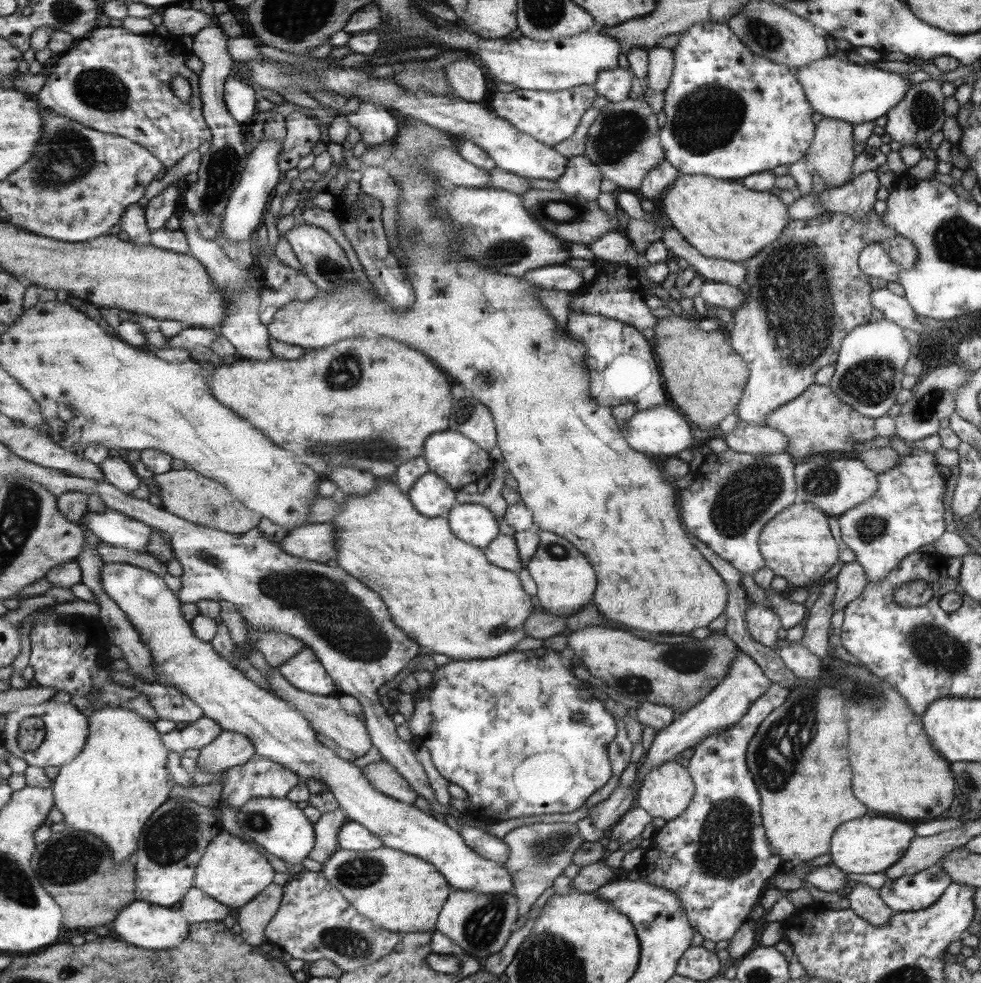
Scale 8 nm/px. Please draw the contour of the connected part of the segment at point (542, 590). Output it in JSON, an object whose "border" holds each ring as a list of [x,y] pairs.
{"border":[[[535,524],[531,529],[539,536],[538,550],[525,569],[538,586],[537,597],[540,600],[540,610],[566,618],[576,615],[578,611],[584,610],[588,602],[592,602],[592,594],[596,590],[594,568],[568,540],[558,538],[553,532],[540,530]]]}

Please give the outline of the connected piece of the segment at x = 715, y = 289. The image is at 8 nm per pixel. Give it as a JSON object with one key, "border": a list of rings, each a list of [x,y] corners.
{"border":[[[704,279],[700,296],[704,298],[707,306],[727,308],[728,310],[737,310],[747,300],[747,294],[737,286],[731,284],[722,284],[713,280]]]}

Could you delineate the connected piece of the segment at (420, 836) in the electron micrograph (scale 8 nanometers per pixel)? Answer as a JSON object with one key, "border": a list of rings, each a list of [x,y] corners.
{"border":[[[103,563],[100,571],[100,580],[102,585],[102,590],[106,592],[107,596],[110,596],[111,600],[114,600],[118,607],[126,614],[128,621],[138,630],[142,642],[150,650],[153,662],[155,665],[162,670],[162,674],[166,674],[166,678],[171,678],[173,680],[174,686],[188,697],[191,698],[202,710],[203,716],[215,720],[223,731],[241,733],[242,735],[248,737],[252,741],[252,745],[255,746],[255,754],[258,756],[263,756],[268,760],[276,761],[278,764],[282,764],[284,768],[295,772],[299,776],[300,781],[309,780],[313,778],[318,782],[321,782],[326,788],[329,788],[329,791],[335,796],[335,799],[339,801],[339,808],[341,808],[345,813],[349,821],[356,821],[358,824],[362,824],[364,828],[370,829],[372,833],[375,833],[376,836],[380,837],[380,840],[383,841],[383,846],[388,848],[393,848],[396,850],[401,850],[402,852],[407,852],[408,854],[420,857],[422,860],[427,860],[430,864],[435,865],[435,868],[439,870],[440,873],[446,878],[452,887],[456,887],[460,890],[472,891],[477,893],[503,893],[511,892],[514,888],[514,878],[510,873],[507,872],[504,865],[500,862],[494,860],[488,860],[486,857],[482,857],[474,849],[470,847],[463,839],[462,833],[454,831],[446,823],[442,823],[440,820],[437,820],[431,815],[430,812],[423,811],[418,809],[415,805],[406,804],[404,801],[397,801],[395,797],[388,796],[386,793],[380,792],[363,772],[363,769],[354,765],[353,762],[340,758],[339,755],[335,752],[334,749],[330,749],[324,744],[321,744],[317,740],[317,734],[314,729],[311,728],[310,721],[295,708],[295,705],[290,704],[288,701],[285,701],[283,698],[276,696],[274,693],[262,689],[259,685],[256,685],[252,680],[246,678],[246,674],[240,672],[235,666],[232,666],[230,660],[227,658],[222,658],[218,655],[210,643],[204,643],[200,640],[196,633],[192,633],[192,624],[186,622],[183,618],[183,613],[181,610],[182,603],[178,597],[176,597],[176,592],[173,592],[168,588],[164,579],[161,576],[156,576],[156,573],[150,572],[148,569],[140,568],[139,565],[126,564],[126,563]]]}

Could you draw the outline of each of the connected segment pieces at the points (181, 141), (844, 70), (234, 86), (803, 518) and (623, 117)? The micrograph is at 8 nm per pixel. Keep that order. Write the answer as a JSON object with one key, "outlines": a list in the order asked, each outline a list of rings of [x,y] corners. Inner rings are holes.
{"outlines":[[[[108,22],[103,23],[92,36],[76,40],[70,51],[58,55],[57,63],[36,95],[36,100],[51,112],[71,118],[87,128],[126,137],[154,153],[166,168],[174,167],[184,156],[196,151],[202,143],[212,138],[211,128],[206,118],[202,118],[200,110],[203,104],[200,104],[198,74],[186,66],[186,50],[182,50],[180,42],[179,36],[164,40],[155,33],[134,34],[124,27],[112,28]],[[176,75],[183,75],[190,83],[192,94],[187,104],[176,98],[170,88],[169,82]]],[[[838,56],[817,60],[807,66],[796,68],[797,79],[803,84],[812,108],[827,118],[852,124],[875,122],[903,102],[913,86],[906,73],[889,72],[873,64],[858,65],[841,60]]],[[[234,74],[226,77],[223,99],[228,113],[240,124],[252,120],[252,116],[256,114],[254,88],[244,84],[242,79]]],[[[795,502],[768,522],[759,536],[759,548],[766,558],[766,566],[775,576],[786,578],[795,587],[805,587],[820,580],[832,564],[838,562],[838,544],[828,528],[828,516],[812,503]]],[[[634,96],[600,107],[600,115],[590,126],[584,153],[590,162],[596,163],[602,176],[618,186],[618,190],[636,192],[643,187],[648,173],[664,161],[664,149],[660,144],[660,126],[657,115],[644,98]]]]}

